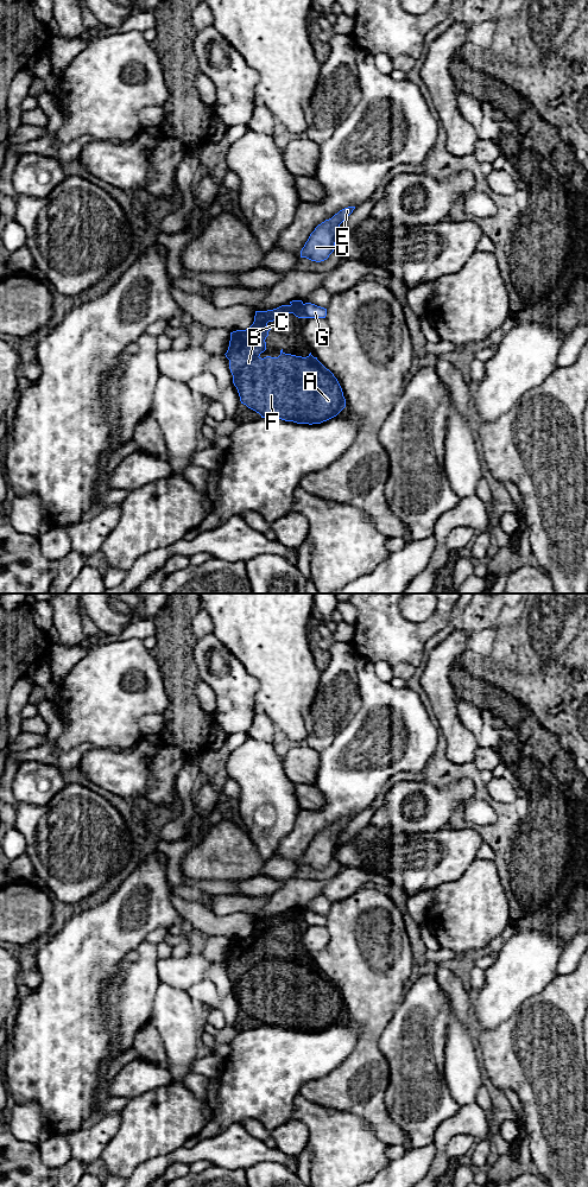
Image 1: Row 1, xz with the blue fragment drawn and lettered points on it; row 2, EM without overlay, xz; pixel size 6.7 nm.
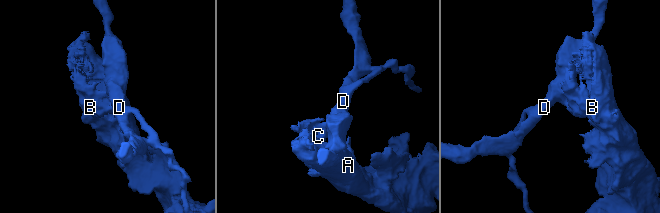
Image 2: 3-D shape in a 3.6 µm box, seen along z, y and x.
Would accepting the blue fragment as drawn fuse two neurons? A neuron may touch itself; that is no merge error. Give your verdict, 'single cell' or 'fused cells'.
fused cells

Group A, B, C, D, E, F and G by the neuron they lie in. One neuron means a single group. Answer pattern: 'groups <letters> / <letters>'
groups A B C F / D E G

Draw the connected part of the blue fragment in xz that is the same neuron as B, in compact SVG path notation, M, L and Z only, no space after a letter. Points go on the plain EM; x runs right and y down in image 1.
M292 908L289 913L282 913L273 918L255 919L254 929L248 937L230 940L229 954L225 963L229 967L233 991L238 997L241 1011L259 1021L261 1026L278 1026L297 1032L321 1032L336 1024L346 1015L342 996L334 982L311 960L306 965L302 965L285 961L282 957L278 965L260 965L260 961L266 958L265 947L271 938L267 931L273 929L278 922L286 921L293 921L296 925L303 926L303 909Z

